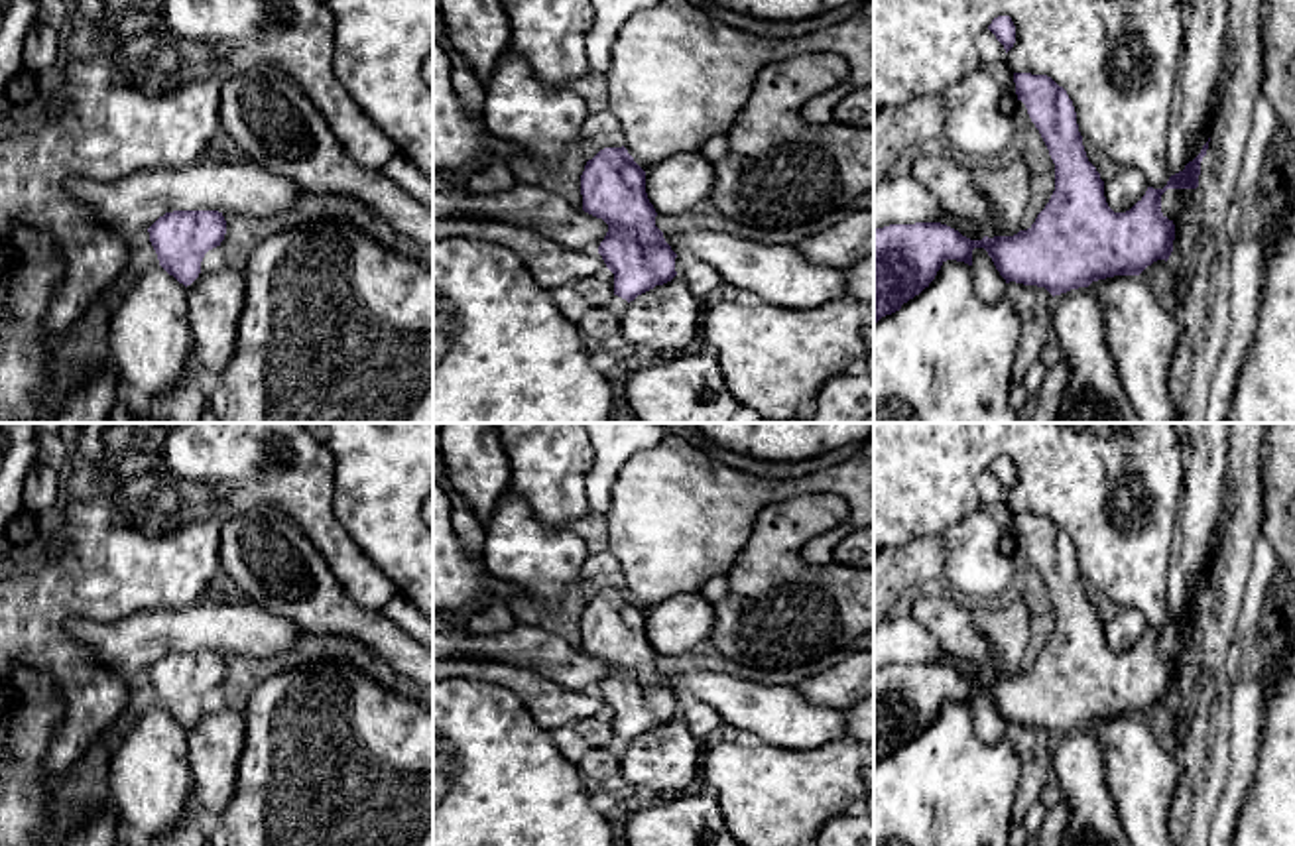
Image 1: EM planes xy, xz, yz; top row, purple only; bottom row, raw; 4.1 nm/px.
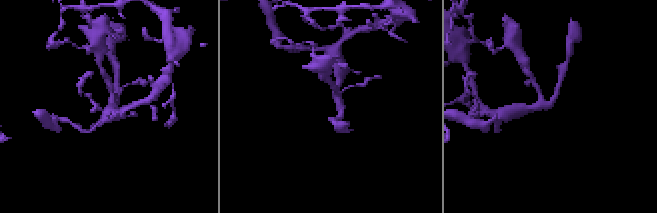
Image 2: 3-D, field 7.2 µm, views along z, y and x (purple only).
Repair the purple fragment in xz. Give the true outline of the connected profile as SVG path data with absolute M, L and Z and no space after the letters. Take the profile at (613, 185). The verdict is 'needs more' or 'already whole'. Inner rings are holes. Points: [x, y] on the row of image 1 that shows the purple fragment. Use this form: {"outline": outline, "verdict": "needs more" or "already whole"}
{"outline": "M624 146L604 148L585 165L581 195L583 211L608 224L598 254L614 273L614 295L630 303L620 315L628 348L646 346L663 358L681 354L697 336L703 311L699 299L675 272L677 254L655 226L657 212L646 193L646 171Z", "verdict": "needs more"}

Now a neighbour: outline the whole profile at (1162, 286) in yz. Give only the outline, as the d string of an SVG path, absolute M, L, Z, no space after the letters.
M1157 260L1147 266L1141 273L1151 277L1149 289L1155 295L1157 303L1165 311L1177 313L1183 297L1177 295L1169 264L1165 260Z

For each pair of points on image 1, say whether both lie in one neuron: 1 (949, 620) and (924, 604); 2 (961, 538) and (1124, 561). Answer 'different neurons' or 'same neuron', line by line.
1: same neuron
2: different neurons

